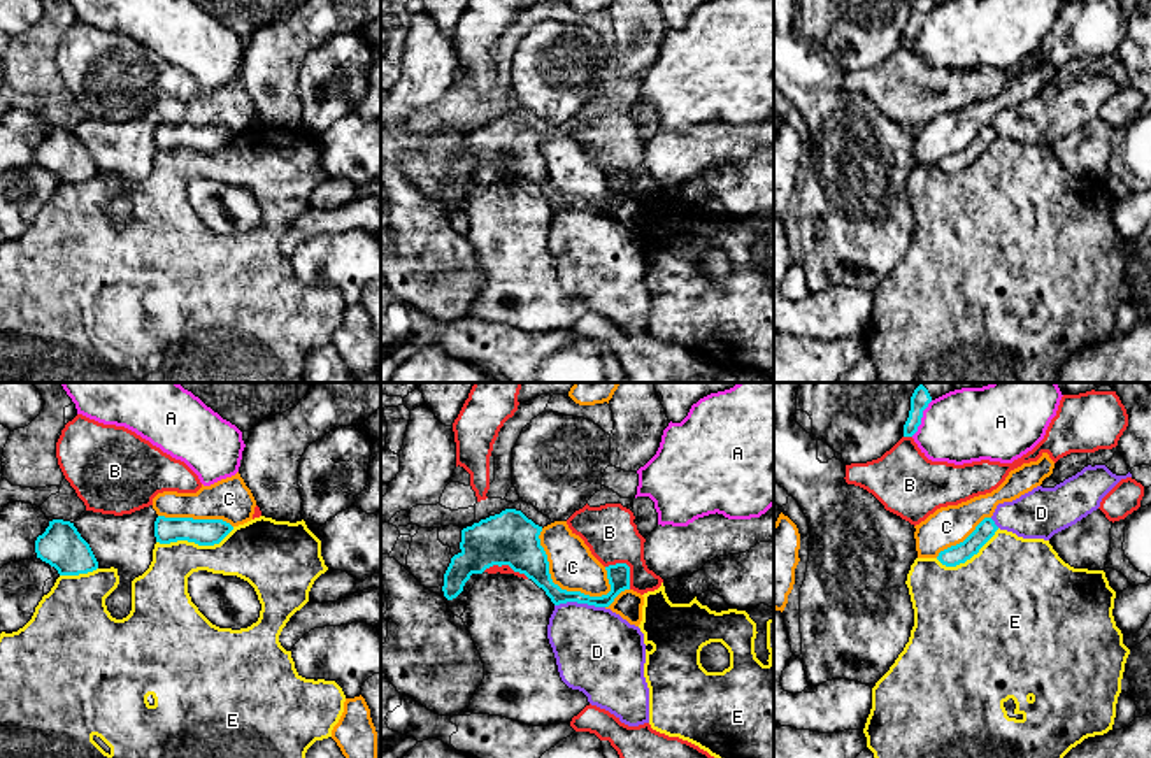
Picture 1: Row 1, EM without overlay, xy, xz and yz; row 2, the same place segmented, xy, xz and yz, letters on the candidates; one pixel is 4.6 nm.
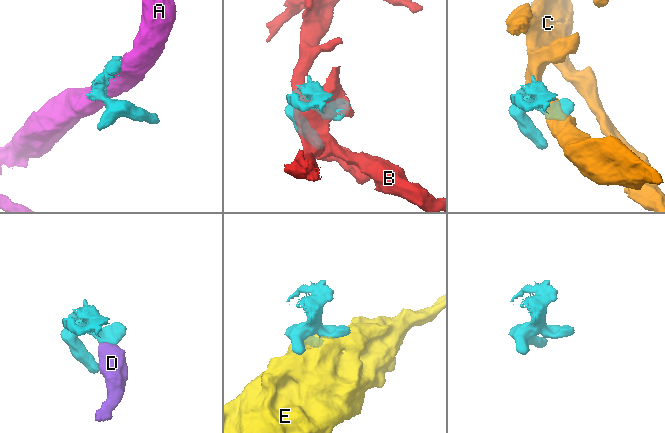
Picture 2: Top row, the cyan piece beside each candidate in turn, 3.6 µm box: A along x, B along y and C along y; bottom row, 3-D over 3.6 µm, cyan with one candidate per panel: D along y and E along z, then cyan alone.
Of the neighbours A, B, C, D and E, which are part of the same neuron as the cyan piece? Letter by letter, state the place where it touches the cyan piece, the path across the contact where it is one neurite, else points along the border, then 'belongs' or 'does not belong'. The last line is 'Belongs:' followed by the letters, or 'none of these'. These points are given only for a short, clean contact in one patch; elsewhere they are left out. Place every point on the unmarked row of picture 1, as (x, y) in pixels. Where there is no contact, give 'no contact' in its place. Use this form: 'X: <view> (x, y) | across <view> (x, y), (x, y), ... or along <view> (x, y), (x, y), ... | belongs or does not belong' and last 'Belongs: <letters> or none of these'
A: yz (922, 23) | does not belong
B: xz (629, 174) | does not belong
C: xz (557, 192) | does not belong
D: xz (579, 209) | along xz (555, 211), (586, 209), (604, 214) | does not belong
E: xy (195, 150) | does not belong
Belongs: none of these

